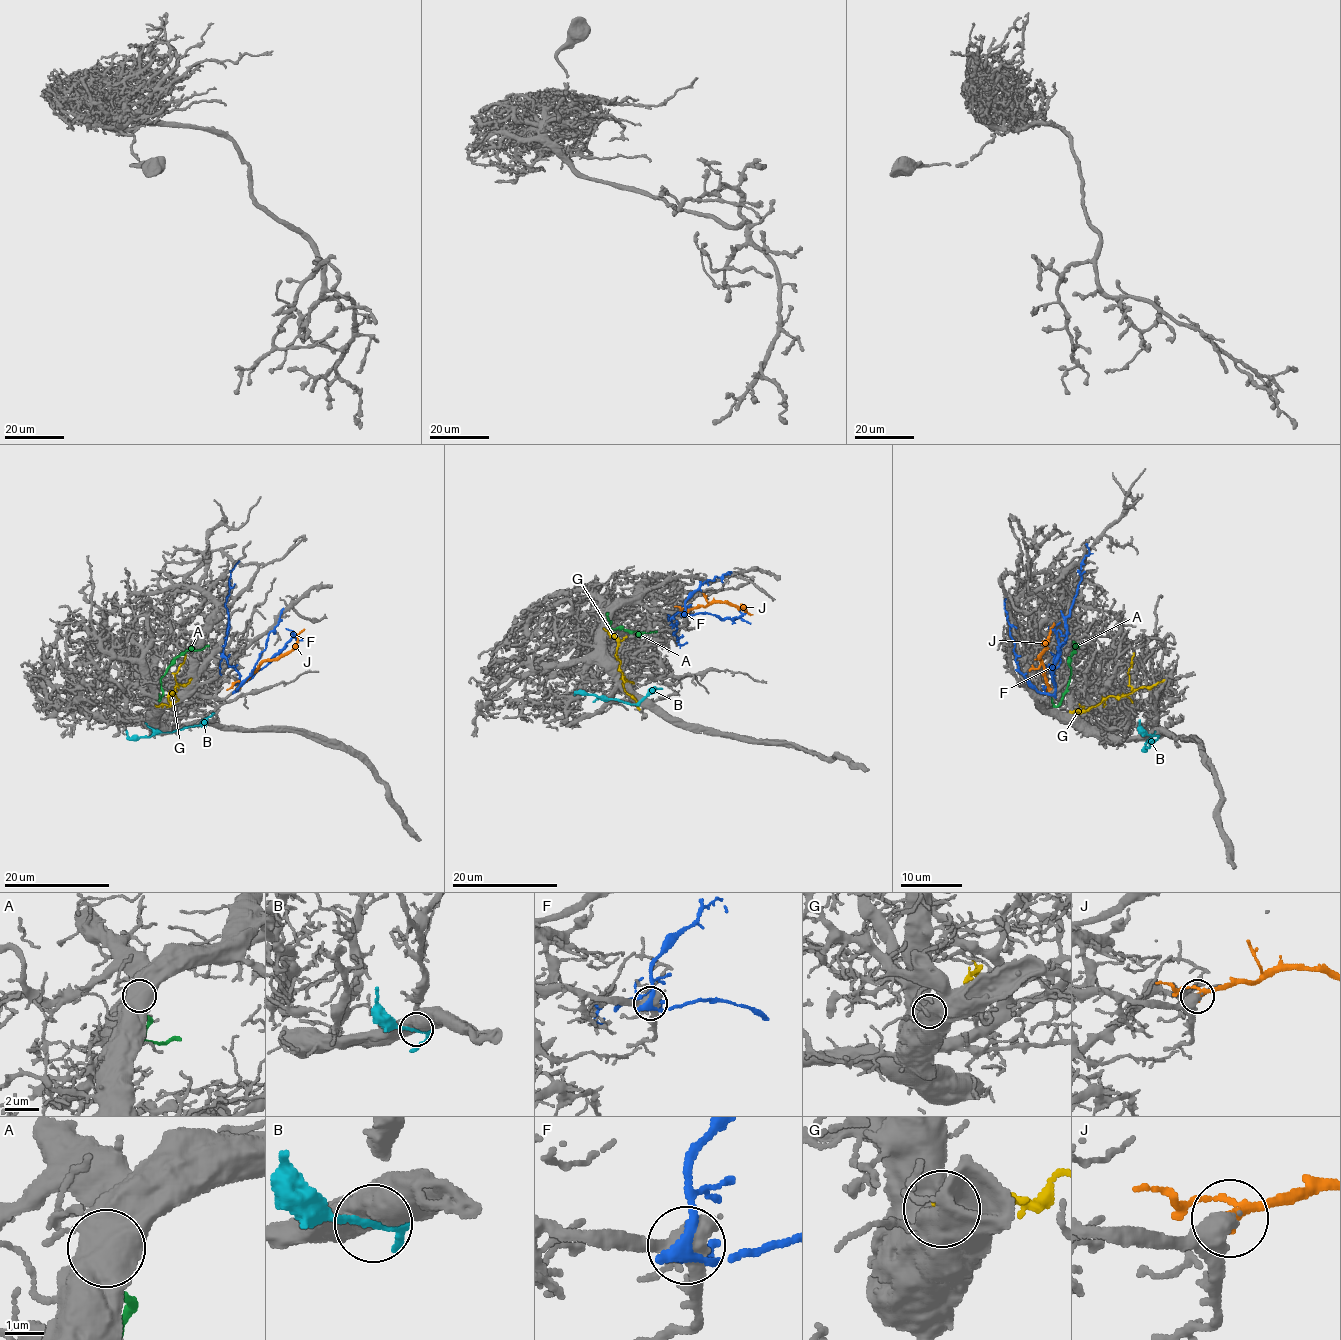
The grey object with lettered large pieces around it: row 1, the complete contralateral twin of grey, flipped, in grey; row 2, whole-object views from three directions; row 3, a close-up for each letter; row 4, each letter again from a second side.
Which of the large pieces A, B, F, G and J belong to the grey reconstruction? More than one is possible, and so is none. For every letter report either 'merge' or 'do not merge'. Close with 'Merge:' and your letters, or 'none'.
A: do not merge
B: do not merge
F: do not merge
G: do not merge
J: merge
Merge: J

